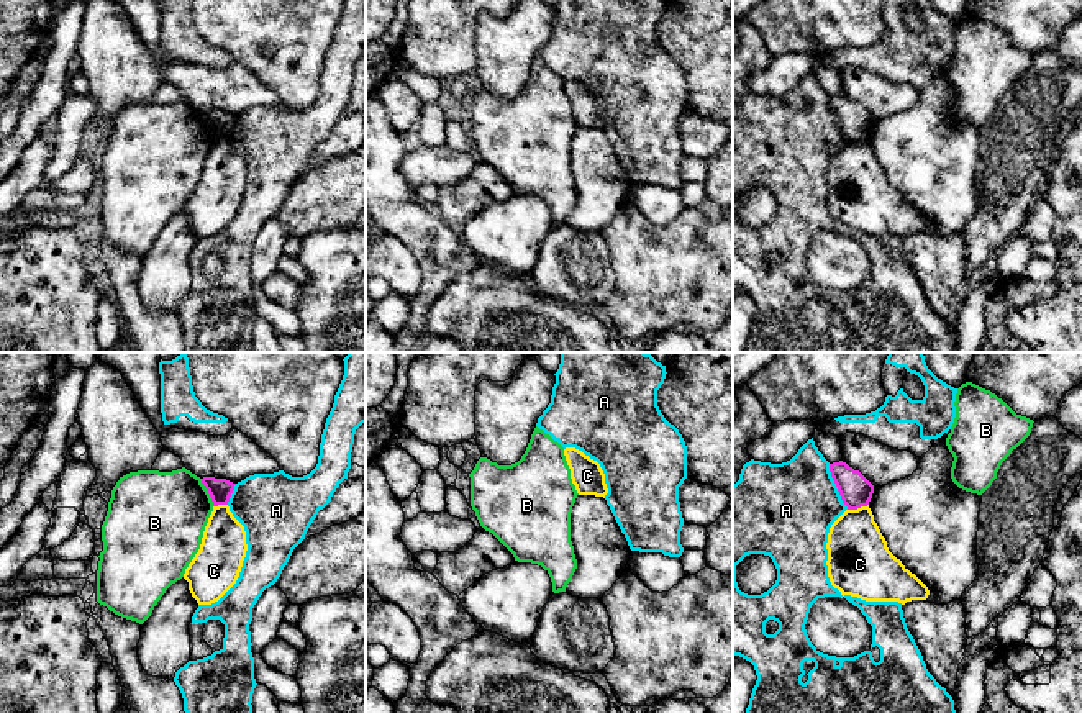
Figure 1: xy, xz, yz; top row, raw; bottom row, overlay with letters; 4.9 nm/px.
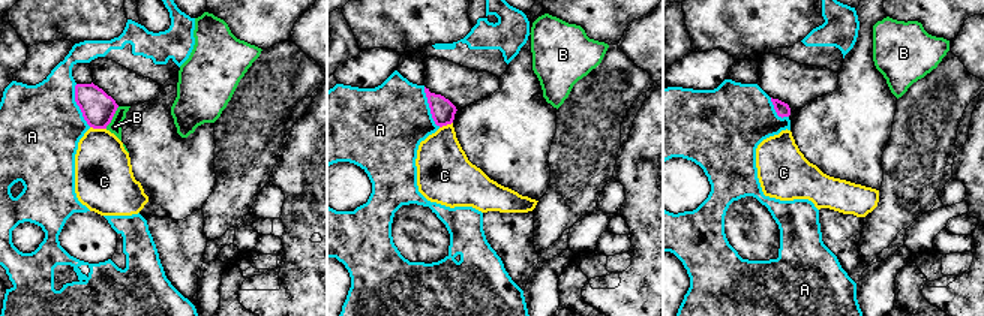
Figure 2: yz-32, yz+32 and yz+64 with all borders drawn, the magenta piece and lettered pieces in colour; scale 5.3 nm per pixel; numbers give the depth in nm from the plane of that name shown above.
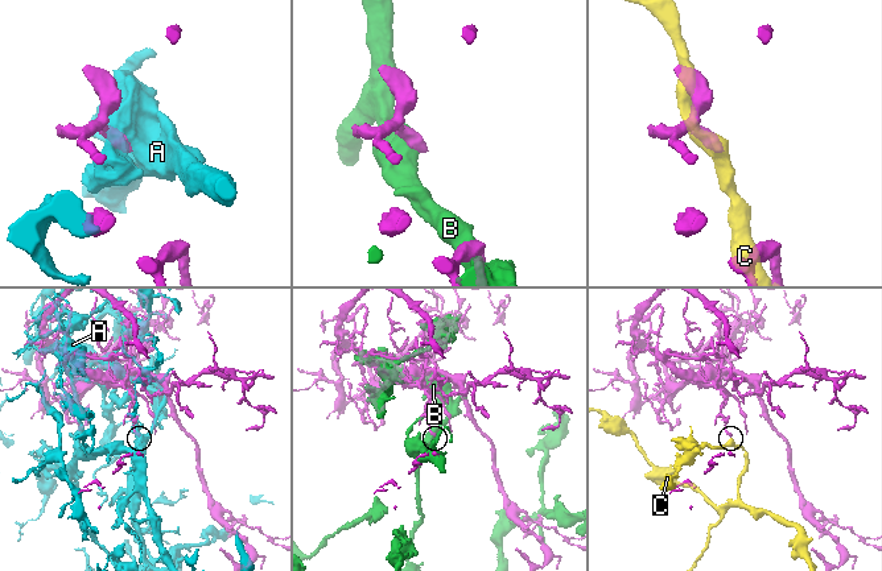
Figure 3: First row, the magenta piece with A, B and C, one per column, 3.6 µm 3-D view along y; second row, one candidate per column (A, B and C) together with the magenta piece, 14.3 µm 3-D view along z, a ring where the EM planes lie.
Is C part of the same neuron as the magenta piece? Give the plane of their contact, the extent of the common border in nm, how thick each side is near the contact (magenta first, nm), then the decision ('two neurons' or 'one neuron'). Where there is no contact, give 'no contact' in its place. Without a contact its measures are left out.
meets magenta in yz; contact 110 nm long; 160 nm thick on the magenta side, 300 nm on the other; two neurons

